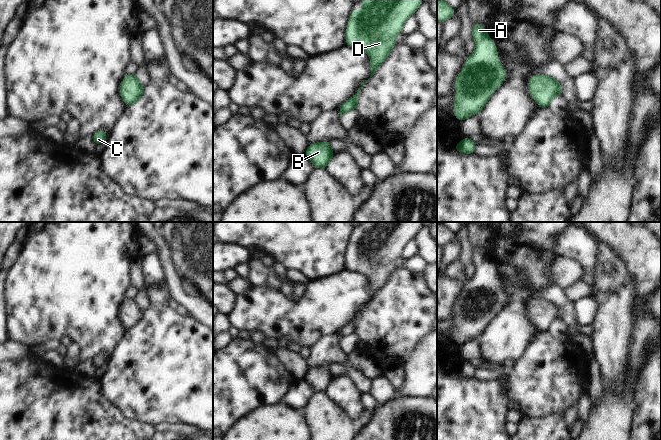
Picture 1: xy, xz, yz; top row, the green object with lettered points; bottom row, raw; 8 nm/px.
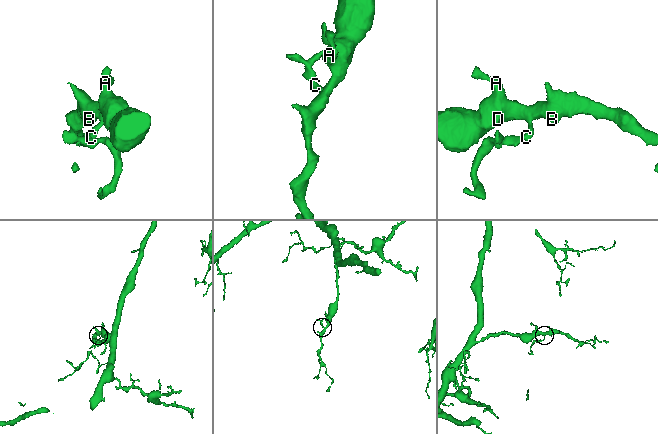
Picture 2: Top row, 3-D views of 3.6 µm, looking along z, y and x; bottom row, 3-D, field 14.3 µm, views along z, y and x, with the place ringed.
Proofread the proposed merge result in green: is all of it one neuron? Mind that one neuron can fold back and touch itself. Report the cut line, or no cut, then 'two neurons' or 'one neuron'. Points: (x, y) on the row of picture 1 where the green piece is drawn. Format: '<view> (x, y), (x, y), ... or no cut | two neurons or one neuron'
no cut | one neuron

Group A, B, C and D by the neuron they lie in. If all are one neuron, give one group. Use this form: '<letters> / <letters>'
A B C D

